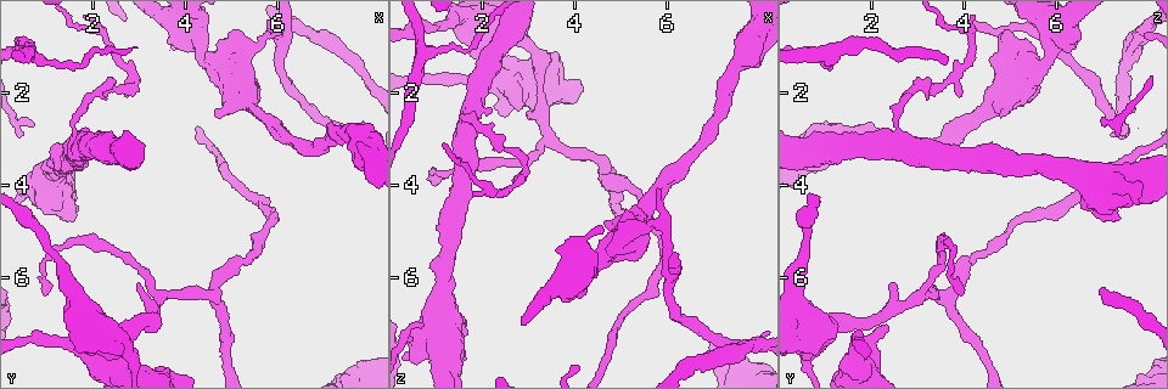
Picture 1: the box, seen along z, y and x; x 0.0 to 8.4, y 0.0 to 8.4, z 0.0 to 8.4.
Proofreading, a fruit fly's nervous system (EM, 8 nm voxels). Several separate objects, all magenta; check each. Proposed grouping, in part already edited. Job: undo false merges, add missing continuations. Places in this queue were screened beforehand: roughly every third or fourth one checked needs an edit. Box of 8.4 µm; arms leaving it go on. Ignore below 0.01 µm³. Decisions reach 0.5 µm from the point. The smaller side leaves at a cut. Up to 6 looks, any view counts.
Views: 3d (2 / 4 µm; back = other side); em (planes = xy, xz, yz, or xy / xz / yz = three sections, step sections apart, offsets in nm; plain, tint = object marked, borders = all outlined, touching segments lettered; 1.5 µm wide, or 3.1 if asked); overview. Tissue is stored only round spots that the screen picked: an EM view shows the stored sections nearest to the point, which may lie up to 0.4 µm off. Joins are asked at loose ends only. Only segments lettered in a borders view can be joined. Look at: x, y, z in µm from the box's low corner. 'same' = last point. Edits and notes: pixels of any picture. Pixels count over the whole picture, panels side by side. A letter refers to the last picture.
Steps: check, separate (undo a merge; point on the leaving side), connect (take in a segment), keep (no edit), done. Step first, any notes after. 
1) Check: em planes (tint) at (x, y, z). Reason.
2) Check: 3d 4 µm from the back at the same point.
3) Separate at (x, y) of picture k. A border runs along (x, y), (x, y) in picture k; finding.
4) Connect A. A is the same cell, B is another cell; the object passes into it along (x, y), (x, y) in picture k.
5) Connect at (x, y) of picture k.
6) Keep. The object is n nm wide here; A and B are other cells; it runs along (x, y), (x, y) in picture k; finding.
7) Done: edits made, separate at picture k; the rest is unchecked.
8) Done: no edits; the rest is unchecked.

Check: 3d 2 µm at (2.15, 0.70, 4.20).

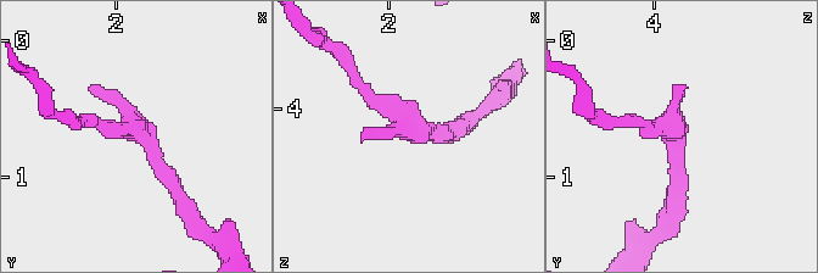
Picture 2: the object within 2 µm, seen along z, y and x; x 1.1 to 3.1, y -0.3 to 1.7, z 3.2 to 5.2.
Check: em xz step 8 (borders) at (2.16, 0.72, 4.14). Need the tissue.

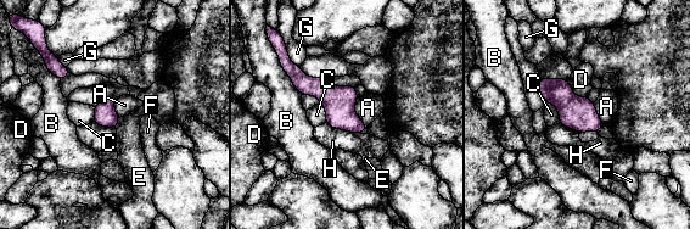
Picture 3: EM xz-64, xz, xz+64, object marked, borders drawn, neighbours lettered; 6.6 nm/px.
Check: em yz step 4 (borders) at the same point.

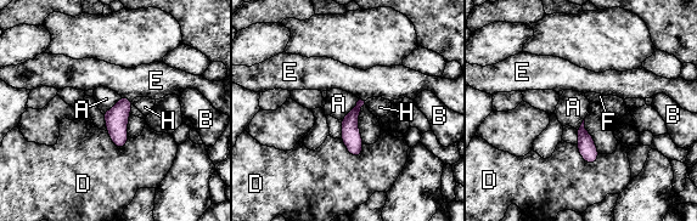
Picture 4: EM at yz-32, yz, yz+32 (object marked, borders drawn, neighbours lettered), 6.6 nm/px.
Keep. A, B, D, E, F and H are other cells; it runs along (360, 103), (352, 118), (357, 153) in picture 4; continuous, no second neuron.

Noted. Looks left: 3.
Check: em planes (borders) at (0.75, 1.20, 1.15).

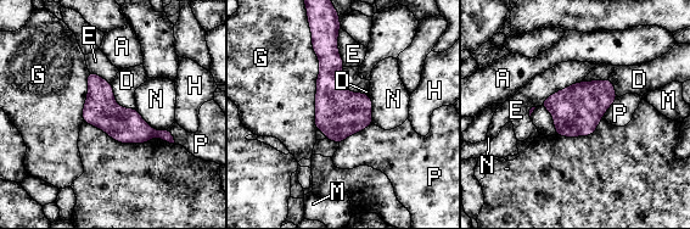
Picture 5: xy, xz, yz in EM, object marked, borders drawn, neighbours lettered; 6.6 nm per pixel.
Separate at (166, 134) of picture 5. The object is 220 nm wide here; A, D, E, G, H, M, N and P are other cells; a border runs along (156, 132), (157, 135) in picture 5; two neurons meet here.

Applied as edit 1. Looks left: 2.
Check: em yz step 8 (tint) at (5.85, 0.70, 4.80). Thick turns thin.

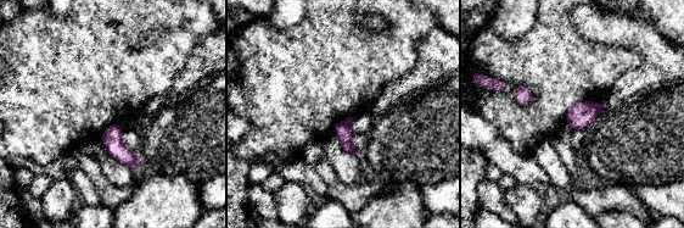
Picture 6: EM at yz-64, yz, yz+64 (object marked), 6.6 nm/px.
Check: em planes (borders) at the same point.

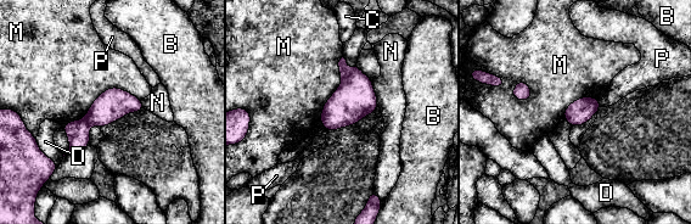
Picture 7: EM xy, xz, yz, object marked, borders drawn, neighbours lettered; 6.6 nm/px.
Separate at (113, 104) of picture 7. B, C, D, M, N and P are other cells; two neurons meet here.

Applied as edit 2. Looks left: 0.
Done: edits made, separate at picture 5, separate at picture 7; the rest is unchecked.

